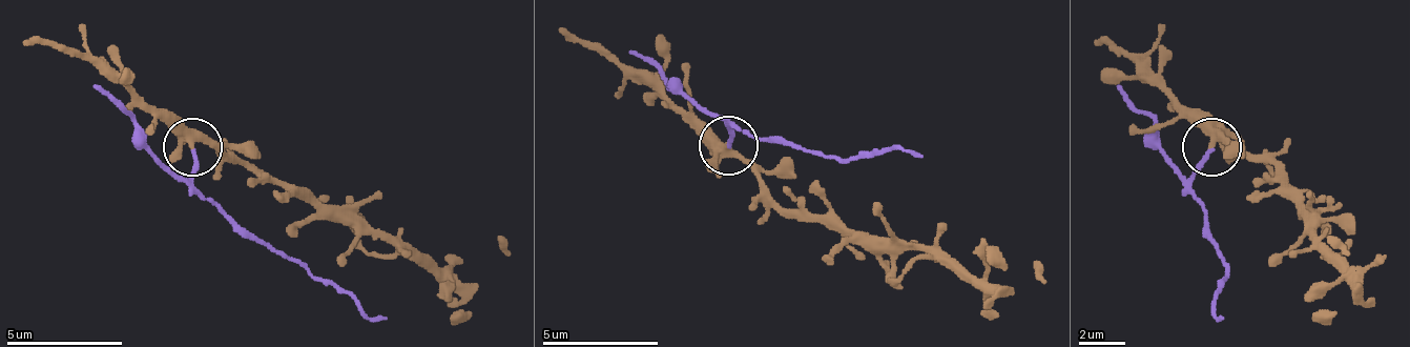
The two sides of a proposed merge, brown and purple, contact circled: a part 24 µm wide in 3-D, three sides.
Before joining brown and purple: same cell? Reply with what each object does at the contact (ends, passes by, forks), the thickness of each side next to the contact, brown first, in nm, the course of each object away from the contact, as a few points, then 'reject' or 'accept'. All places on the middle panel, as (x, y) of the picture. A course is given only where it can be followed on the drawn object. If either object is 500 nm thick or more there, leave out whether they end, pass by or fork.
brown forks; purple ends; calibres 320 and 180 nm; course brown (729, 146), (788, 210), (828, 217), (864, 240), (921, 245), (997, 291), (1014, 291), (1037, 280), (1032, 263); course purple (729, 146), (735, 123), (828, 158), (898, 146), (921, 158); reject

